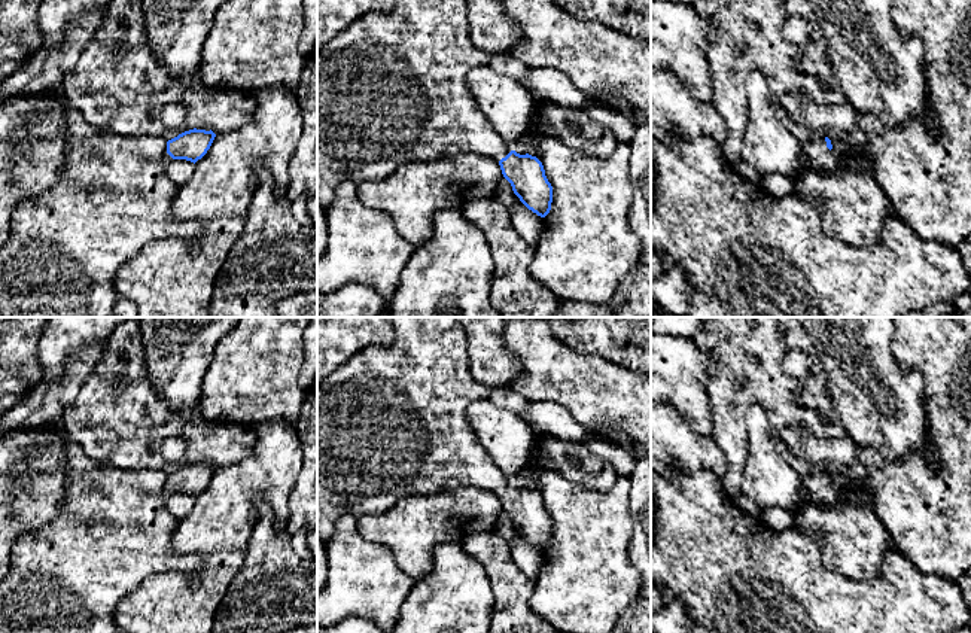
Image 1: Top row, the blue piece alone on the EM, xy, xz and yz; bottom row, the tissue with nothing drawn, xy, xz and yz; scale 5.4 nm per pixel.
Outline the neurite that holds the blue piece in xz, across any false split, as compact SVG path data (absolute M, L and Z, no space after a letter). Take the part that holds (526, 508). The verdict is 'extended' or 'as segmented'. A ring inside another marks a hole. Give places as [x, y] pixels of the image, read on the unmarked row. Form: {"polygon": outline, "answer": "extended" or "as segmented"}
{"polygon": "M390 317L395 329L395 341L389 347L371 346L341 365L317 386L317 536L326 544L341 515L354 517L383 514L407 494L436 494L460 487L474 487L499 496L503 511L511 517L514 527L533 547L545 551L551 544L553 520L545 509L542 496L529 487L517 487L494 463L491 456L478 441L466 419L466 410L477 401L487 401L491 387L478 383L469 372L468 340L456 317Z", "answer": "extended"}

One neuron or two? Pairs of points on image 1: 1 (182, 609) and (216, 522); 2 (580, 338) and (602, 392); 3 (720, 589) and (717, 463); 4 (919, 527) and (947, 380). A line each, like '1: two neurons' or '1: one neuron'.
1: one neuron
2: two neurons
3: two neurons
4: one neuron

